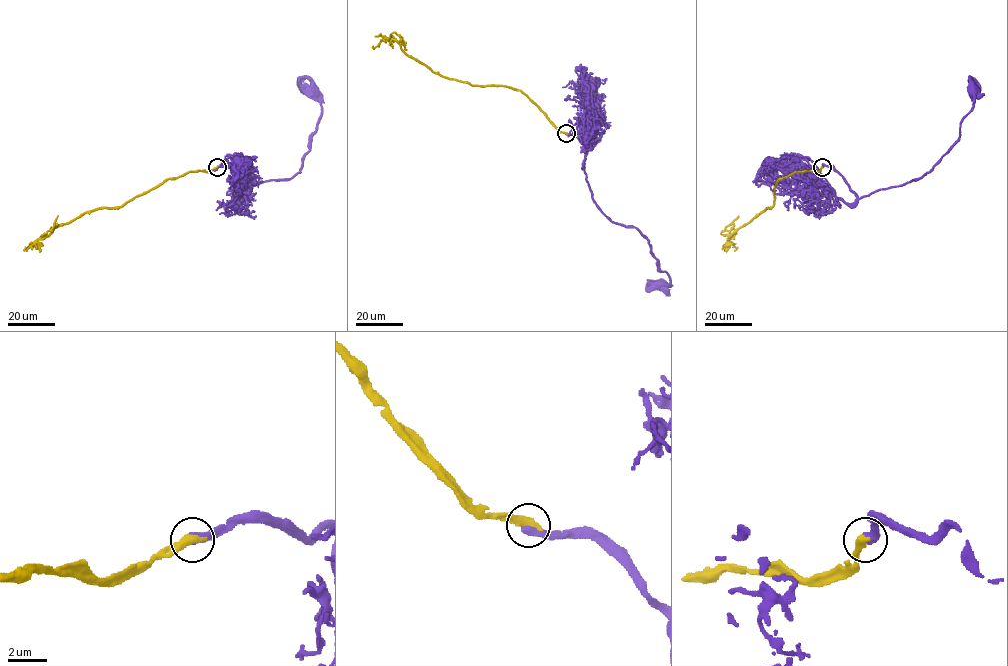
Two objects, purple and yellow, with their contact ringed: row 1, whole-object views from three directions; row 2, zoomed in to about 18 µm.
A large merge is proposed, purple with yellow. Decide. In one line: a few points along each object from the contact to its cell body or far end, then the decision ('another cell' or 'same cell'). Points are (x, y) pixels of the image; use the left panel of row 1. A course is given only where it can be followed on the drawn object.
purple runs (217, 167), (235, 166), (235, 198), (264, 181), (289, 180), (300, 171), (321, 114), (320, 97), (311, 90); yellow runs (217, 167), (166, 179), (119, 207), (85, 212), (59, 224), (24, 251); same cell

